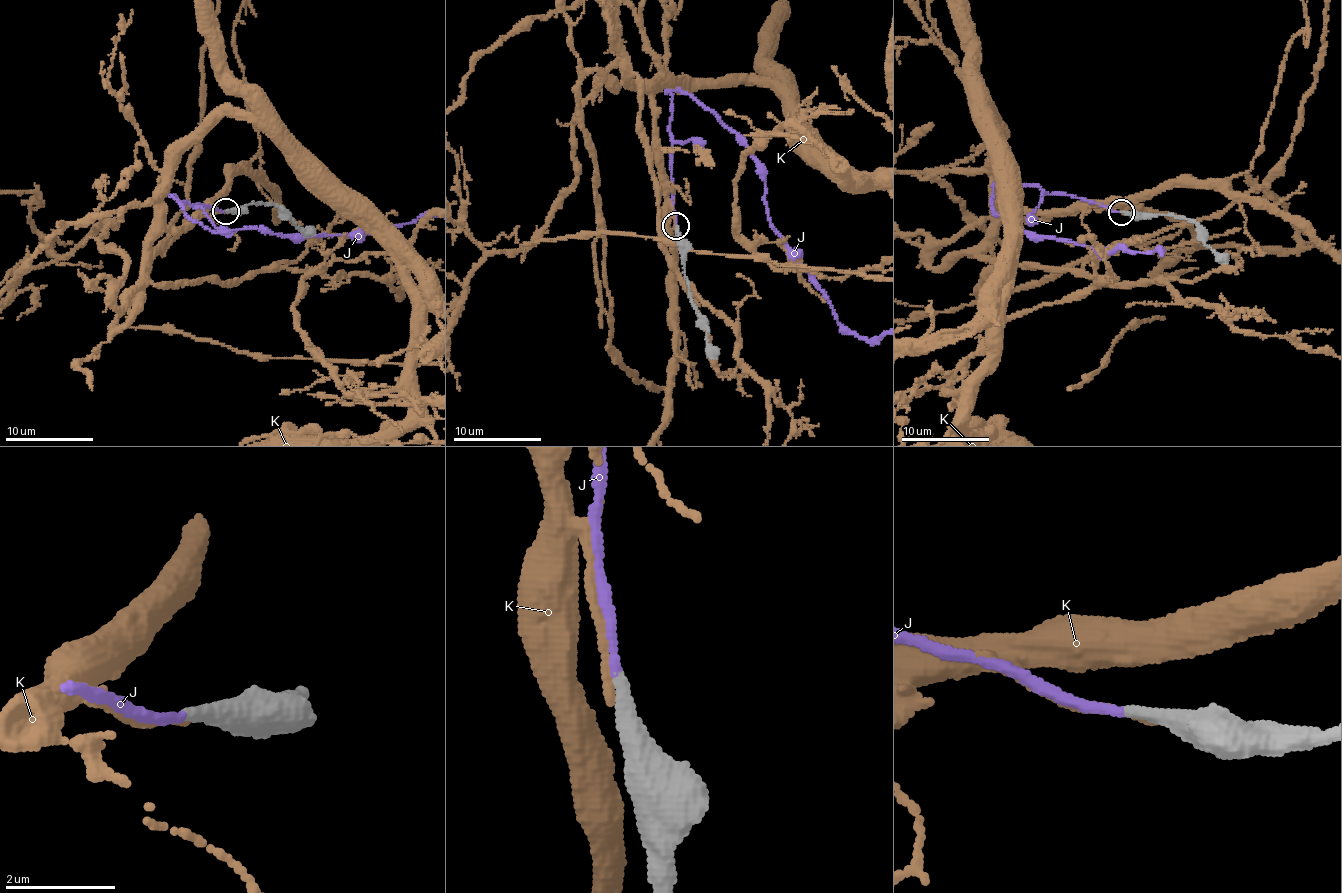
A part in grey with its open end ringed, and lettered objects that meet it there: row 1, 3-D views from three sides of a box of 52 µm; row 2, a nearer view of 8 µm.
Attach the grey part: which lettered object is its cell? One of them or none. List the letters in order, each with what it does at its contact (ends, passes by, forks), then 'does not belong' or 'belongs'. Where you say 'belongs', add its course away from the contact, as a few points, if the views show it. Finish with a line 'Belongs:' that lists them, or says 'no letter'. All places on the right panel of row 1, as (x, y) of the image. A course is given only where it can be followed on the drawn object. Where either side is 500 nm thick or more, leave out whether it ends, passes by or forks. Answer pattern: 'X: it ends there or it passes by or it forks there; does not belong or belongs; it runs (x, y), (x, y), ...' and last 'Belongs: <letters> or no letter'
J: it ends there; belongs
K: it ends there; does not belong
Belongs: J

